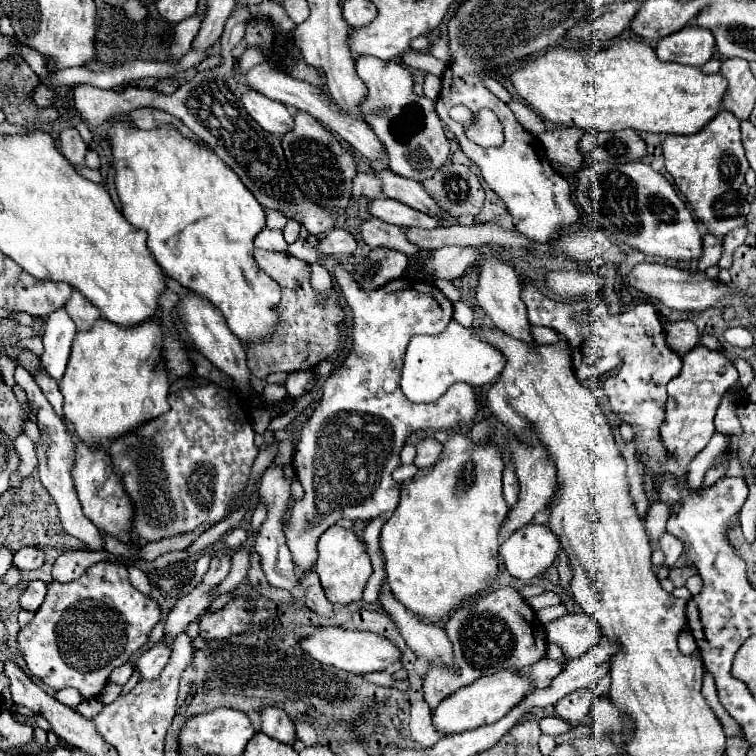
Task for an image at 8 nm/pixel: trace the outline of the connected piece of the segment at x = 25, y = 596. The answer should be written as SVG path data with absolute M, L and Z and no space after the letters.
M30 581L26 591L22 593L20 597L20 605L22 609L26 611L36 611L42 601L44 601L44 595L46 595L46 583L44 581Z

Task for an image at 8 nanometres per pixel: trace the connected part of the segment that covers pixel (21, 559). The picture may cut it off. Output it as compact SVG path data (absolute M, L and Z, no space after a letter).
M30 545L30 547L22 547L16 555L14 555L14 565L20 571L30 571L30 569L38 569L44 563L44 551Z

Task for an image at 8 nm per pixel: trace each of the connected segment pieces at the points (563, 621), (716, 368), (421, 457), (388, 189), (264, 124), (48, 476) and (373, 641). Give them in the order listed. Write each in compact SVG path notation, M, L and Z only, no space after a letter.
M568 613L548 623L544 629L548 633L548 641L560 643L568 659L586 653L596 641L602 639L600 623L586 613Z
M704 345L694 347L684 359L684 367L678 377L668 383L668 401L666 401L666 417L660 425L660 439L666 447L666 453L672 459L666 463L660 477L686 479L690 461L708 445L714 431L714 415L720 405L722 395L738 381L738 371L728 361L728 357L720 351L708 351Z
M428 437L428 439L420 441L416 445L416 449L418 449L418 455L416 455L414 465L416 467L428 467L428 465L434 465L436 459L438 459L438 455L442 453L442 443L438 443L436 439Z
M382 169L382 171L376 171L376 175L380 177L382 181L382 187L384 187L384 197L390 197L390 199L396 199L412 209L418 209L426 215L432 215L432 217L438 217L438 219L444 219L444 211L436 205L436 201L424 191L422 183L418 181L412 181L412 179L406 179L406 177L396 177L390 169Z
M246 91L242 95L242 103L246 107L246 111L250 113L250 117L268 133L272 135L286 135L286 131L290 131L290 127L294 127L294 119L290 115L290 111L286 109L286 105L268 99L266 95L258 93L258 91Z
M16 367L16 383L26 391L28 395L28 401L38 407L38 415L36 415L36 423L42 431L42 443L36 445L36 455L38 455L38 475L40 475L40 481L42 485L50 491L52 499L56 501L58 505L58 511L60 511L60 521L62 521L62 527L66 533L78 537L80 541L86 543L86 549L90 551L104 551L104 539L102 539L102 533L98 531L98 527L86 519L86 515L82 513L82 507L80 507L80 501L78 501L78 495L76 495L76 487L74 487L74 479L72 479L72 467L74 467L74 457L76 457L76 449L74 449L74 441L72 441L72 435L66 427L66 423L56 415L56 411L52 409L52 405L48 403L48 399L44 397L44 393L40 391L40 387L36 385L36 381L32 379L32 375L22 369L22 367Z
M316 627L312 635L304 637L300 647L316 661L324 665L334 665L350 673L374 673L384 671L388 665L402 659L402 651L386 637L370 631L346 631L340 627Z

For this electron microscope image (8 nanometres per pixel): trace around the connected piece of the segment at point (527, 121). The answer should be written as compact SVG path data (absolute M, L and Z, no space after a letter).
M510 101L508 107L510 107L512 113L516 115L516 119L518 119L518 121L520 121L520 123L530 131L530 133L534 133L536 137L542 135L542 133L546 131L546 125L544 125L542 117L540 117L538 113L534 113L530 107L522 105L520 101Z

